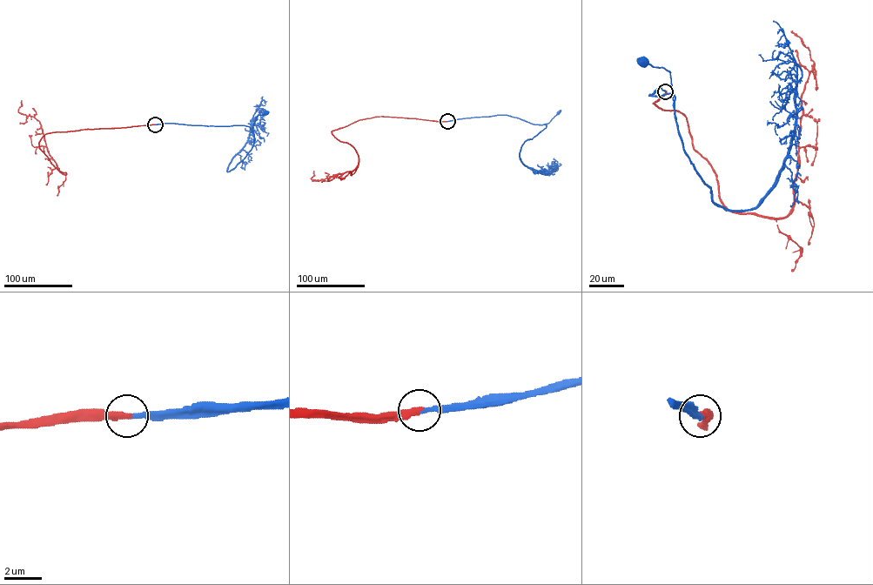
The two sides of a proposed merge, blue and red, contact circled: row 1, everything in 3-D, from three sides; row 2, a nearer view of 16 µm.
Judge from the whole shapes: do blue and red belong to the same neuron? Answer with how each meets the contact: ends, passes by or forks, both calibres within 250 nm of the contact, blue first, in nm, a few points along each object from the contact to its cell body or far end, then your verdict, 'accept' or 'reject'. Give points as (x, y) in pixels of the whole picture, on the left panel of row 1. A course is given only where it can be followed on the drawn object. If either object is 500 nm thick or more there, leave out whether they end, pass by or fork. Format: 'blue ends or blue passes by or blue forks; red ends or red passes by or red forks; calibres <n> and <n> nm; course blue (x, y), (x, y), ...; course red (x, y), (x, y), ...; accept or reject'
blue ends; red ends; calibres 240 and 380 nm; course blue (155, 124), (246, 125), (253, 132), (256, 117), (265, 113); course red (155, 124), (46, 133), (39, 148), (63, 174), (49, 154), (40, 122), (18, 111), (22, 100); accept

